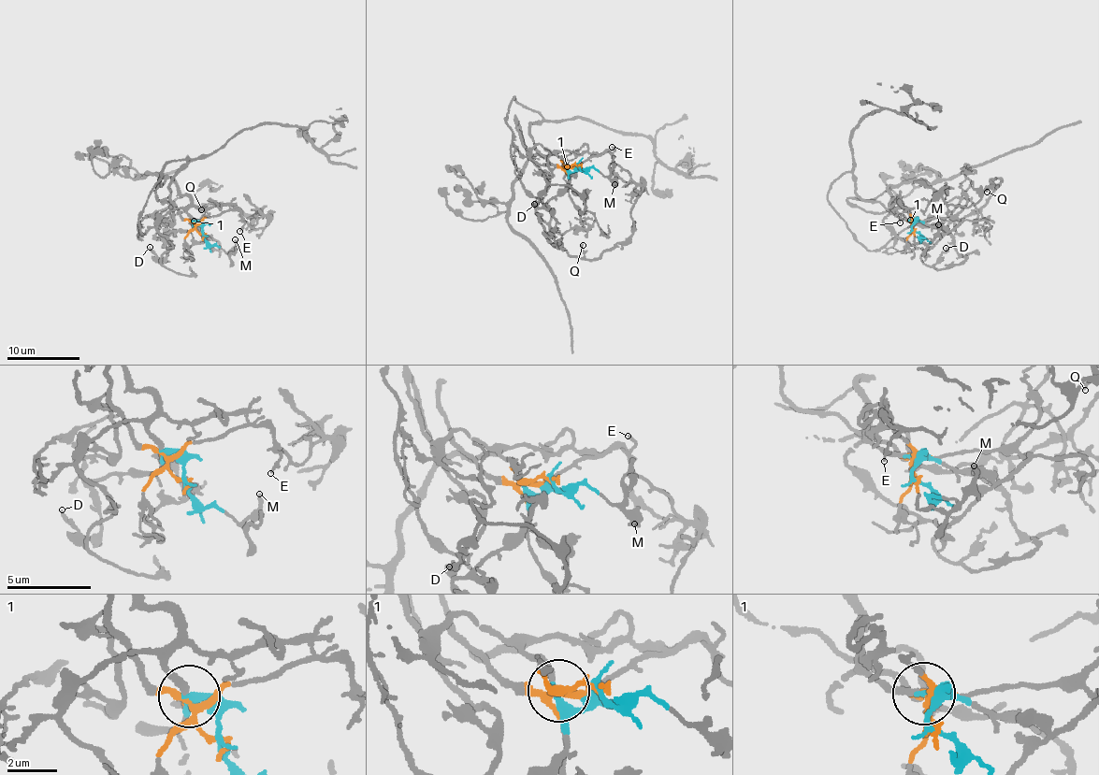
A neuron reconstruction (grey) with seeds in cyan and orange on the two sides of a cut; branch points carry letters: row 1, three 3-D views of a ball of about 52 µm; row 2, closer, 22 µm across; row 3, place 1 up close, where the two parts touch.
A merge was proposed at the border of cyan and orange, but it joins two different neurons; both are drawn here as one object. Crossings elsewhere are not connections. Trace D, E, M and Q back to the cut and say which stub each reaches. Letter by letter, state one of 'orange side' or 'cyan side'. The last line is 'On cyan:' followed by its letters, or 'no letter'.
D: cyan side
E: orange side
M: cyan side
Q: cyan side
On cyan: D, M, Q

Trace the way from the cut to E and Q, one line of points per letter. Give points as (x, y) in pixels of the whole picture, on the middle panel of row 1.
E: (578, 165), (570, 165), (604, 152), (612, 153), (614, 149), (612, 146)
Q: (578, 165), (568, 183), (536, 210), (556, 247), (566, 249), (571, 257), (582, 257), (583, 244)

